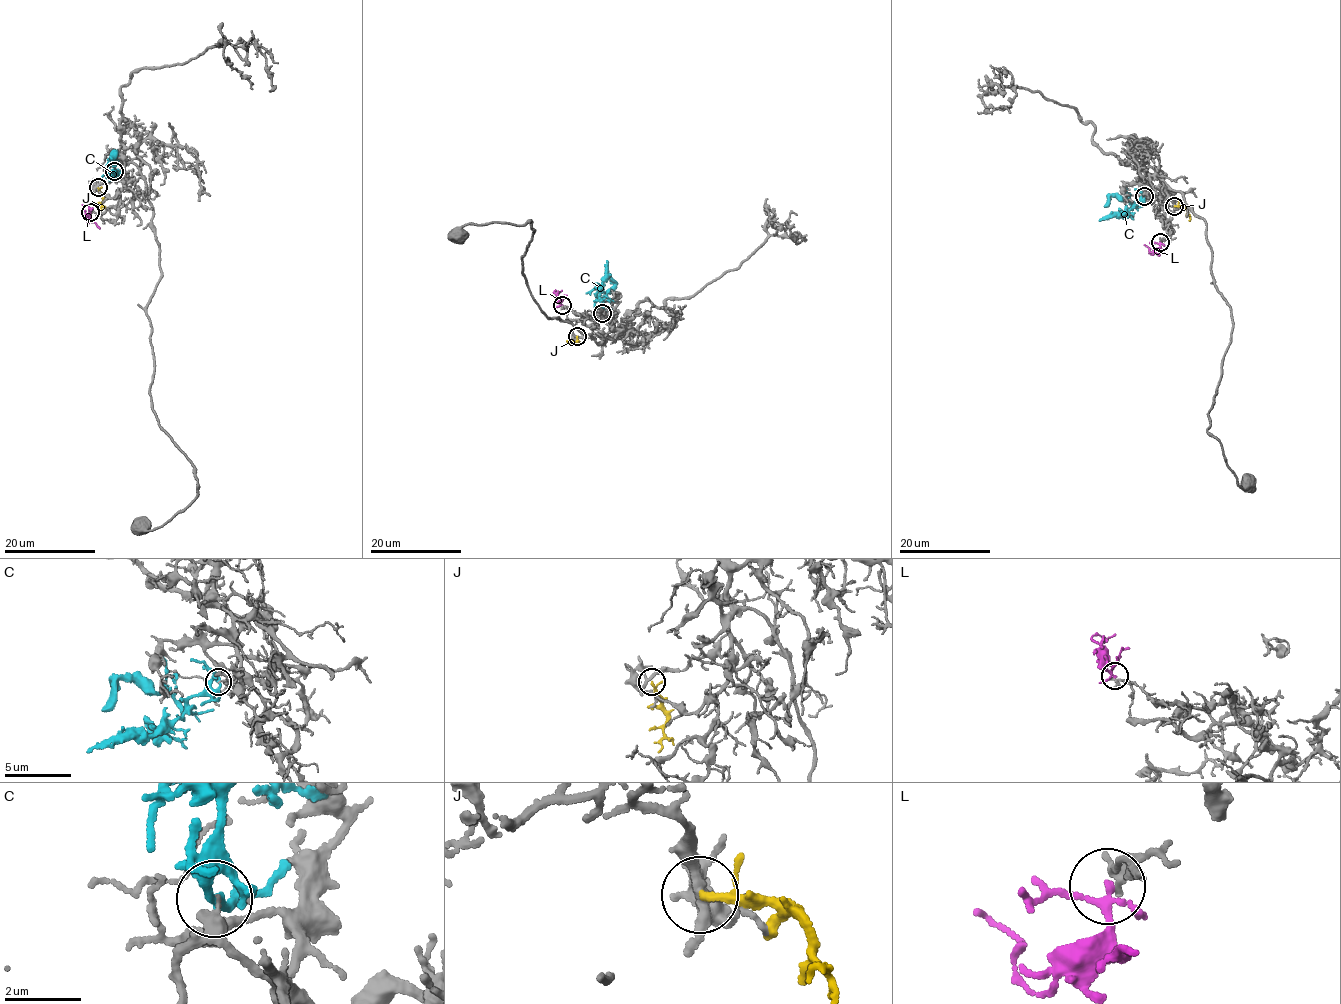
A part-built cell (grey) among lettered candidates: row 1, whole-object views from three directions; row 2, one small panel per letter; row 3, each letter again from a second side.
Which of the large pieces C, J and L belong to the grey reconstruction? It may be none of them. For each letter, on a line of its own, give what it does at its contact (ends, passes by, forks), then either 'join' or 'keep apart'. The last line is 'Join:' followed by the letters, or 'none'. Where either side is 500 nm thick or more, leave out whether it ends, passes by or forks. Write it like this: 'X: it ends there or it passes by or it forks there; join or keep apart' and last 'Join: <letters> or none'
C: it passes by; keep apart
J: it passes by; keep apart
L: it forks there; keep apart
Join: none

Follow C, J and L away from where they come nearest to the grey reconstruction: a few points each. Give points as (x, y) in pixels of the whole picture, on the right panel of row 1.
C: (1144, 197), (1134, 207), (1126, 200), (1111, 196), (1104, 207)
J: (1174, 205), (1186, 209), (1189, 221)
L: (1160, 241), (1160, 247), (1151, 255), (1144, 245)

